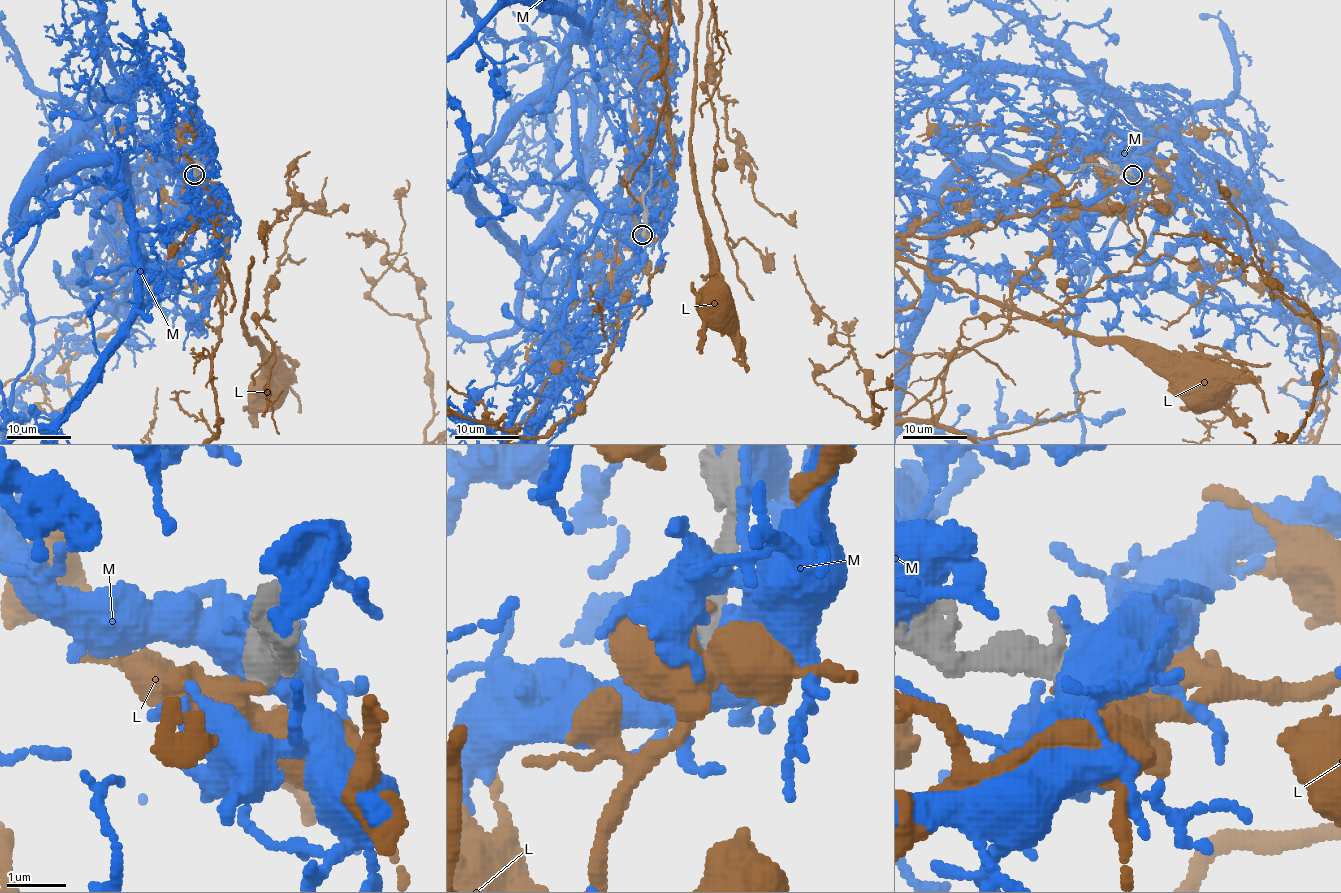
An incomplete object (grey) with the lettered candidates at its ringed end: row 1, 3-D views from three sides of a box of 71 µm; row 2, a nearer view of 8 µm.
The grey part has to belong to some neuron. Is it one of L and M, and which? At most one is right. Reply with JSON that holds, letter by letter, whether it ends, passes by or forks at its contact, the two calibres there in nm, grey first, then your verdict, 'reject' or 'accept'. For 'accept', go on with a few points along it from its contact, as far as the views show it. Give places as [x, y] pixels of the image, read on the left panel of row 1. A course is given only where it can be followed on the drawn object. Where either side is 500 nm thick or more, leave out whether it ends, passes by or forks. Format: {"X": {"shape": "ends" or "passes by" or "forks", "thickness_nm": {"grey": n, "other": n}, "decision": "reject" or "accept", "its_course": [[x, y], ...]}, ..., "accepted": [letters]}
{"L": {"shape": "ends", "thickness_nm": {"grey": 380, "other": 400}, "decision": "reject"}, "M": {"thickness_nm": {"grey": 400, "other": 500}, "decision": "reject"}, "accepted": []}

